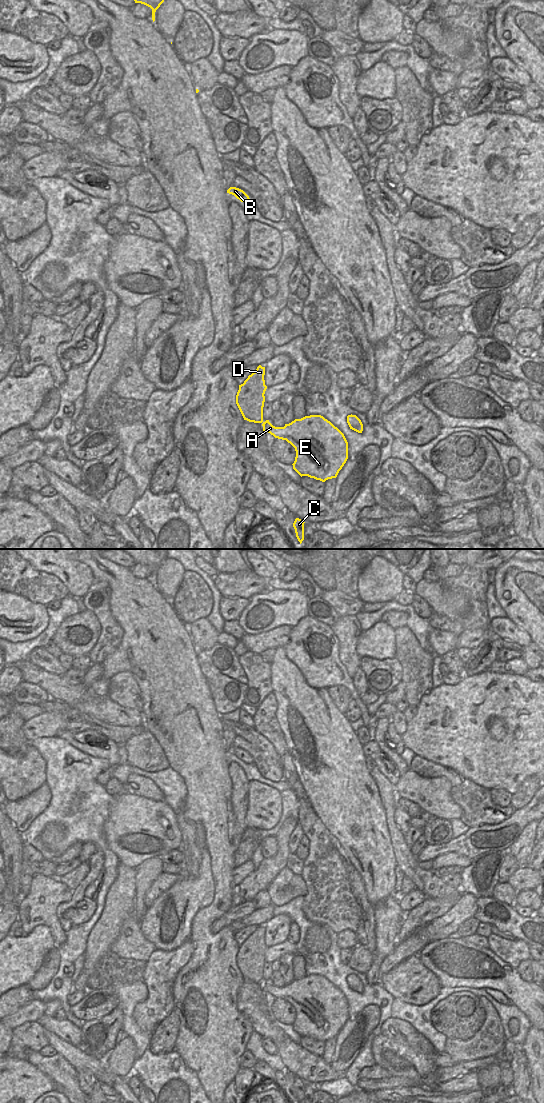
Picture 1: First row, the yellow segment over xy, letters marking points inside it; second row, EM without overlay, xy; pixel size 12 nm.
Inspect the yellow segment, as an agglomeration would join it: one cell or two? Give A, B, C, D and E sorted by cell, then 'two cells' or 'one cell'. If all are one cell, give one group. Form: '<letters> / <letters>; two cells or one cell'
A B C D E; one cell

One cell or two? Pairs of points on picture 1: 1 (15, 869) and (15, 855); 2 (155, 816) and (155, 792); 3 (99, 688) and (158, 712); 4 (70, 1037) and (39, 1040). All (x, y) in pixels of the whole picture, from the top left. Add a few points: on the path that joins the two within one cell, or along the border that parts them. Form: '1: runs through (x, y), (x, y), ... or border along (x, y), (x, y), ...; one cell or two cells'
1: runs through (15, 866), (15, 858); one cell
2: border along (133, 793), (157, 801), (163, 801); two cells
3: border along (103, 677), (108, 680); two cells
4: border along (36, 1021), (44, 1029); two cells

